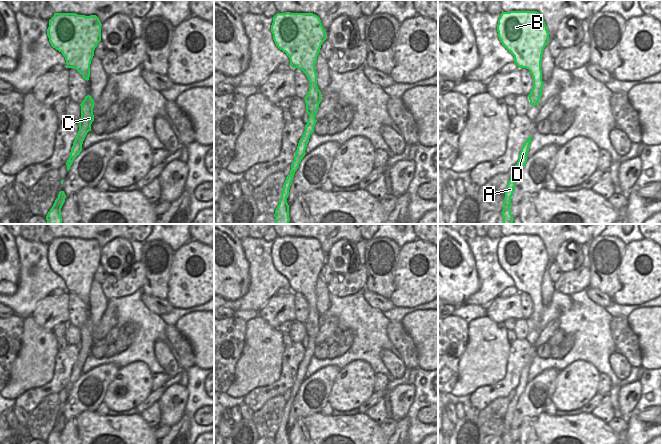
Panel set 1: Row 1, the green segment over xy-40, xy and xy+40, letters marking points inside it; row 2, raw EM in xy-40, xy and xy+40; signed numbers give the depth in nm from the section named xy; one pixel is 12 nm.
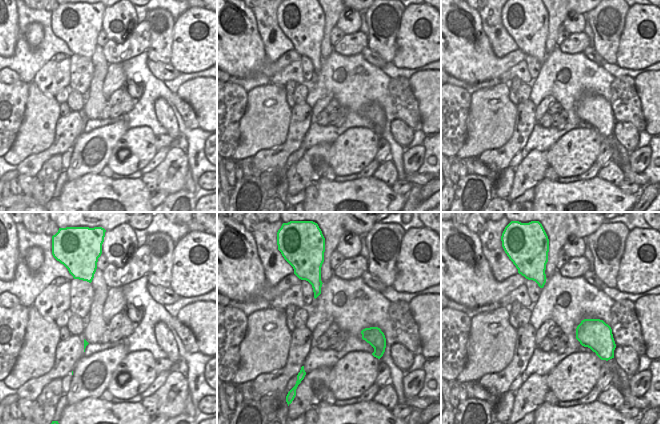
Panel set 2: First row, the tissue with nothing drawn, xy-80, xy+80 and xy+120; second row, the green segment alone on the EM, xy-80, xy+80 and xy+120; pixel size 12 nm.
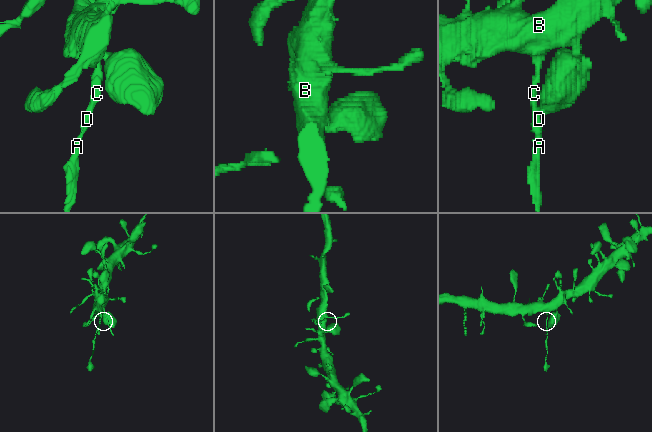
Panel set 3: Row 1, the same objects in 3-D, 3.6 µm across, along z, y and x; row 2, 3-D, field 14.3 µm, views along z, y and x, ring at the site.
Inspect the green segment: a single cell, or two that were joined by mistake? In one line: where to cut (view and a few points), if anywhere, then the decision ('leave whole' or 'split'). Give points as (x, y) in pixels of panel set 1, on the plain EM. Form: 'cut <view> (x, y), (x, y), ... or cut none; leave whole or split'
cut xy+40 (533, 310), (542, 312); split

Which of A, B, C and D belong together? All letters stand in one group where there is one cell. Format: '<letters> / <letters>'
A C D / B

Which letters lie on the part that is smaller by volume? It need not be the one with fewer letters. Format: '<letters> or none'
A, C, D

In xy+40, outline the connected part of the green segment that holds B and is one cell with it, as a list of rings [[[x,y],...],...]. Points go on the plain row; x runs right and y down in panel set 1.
[[[537,235],[502,236],[497,248],[498,262],[514,280],[518,292],[526,292],[533,301],[533,311],[543,312],[541,285],[549,256]]]

